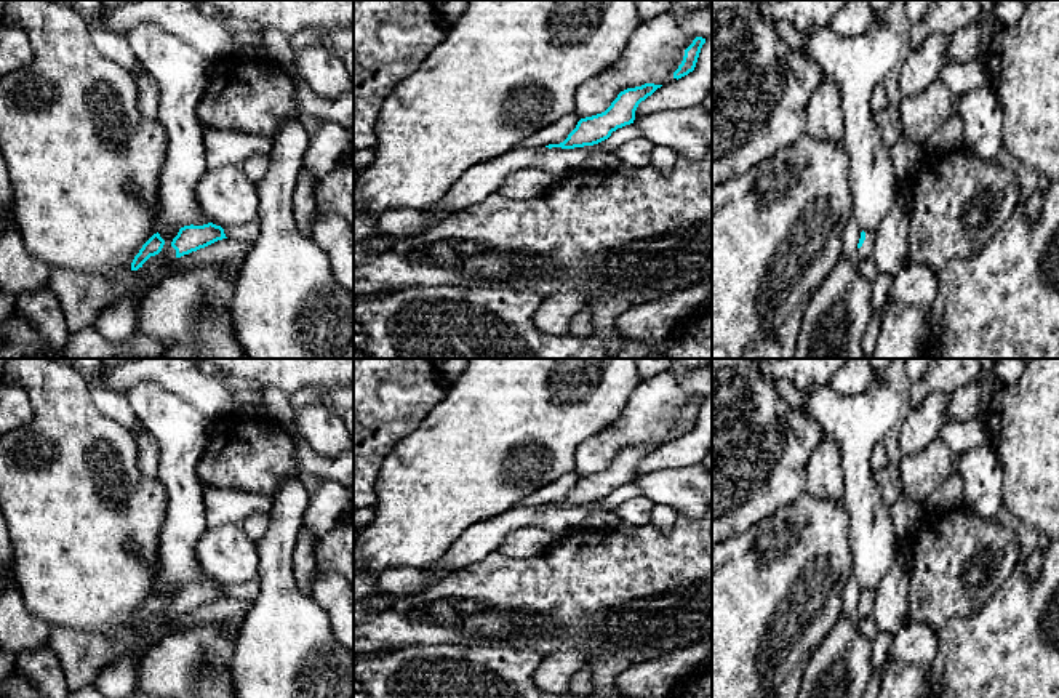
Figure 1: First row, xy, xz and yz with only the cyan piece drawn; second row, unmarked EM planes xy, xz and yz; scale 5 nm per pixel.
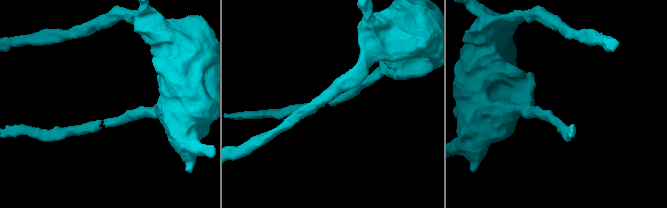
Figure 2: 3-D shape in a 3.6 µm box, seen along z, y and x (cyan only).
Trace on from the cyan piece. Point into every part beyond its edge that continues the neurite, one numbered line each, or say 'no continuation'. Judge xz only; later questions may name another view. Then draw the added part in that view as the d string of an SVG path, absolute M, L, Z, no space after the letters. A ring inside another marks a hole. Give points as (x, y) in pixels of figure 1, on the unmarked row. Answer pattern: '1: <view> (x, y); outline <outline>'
no continuation

